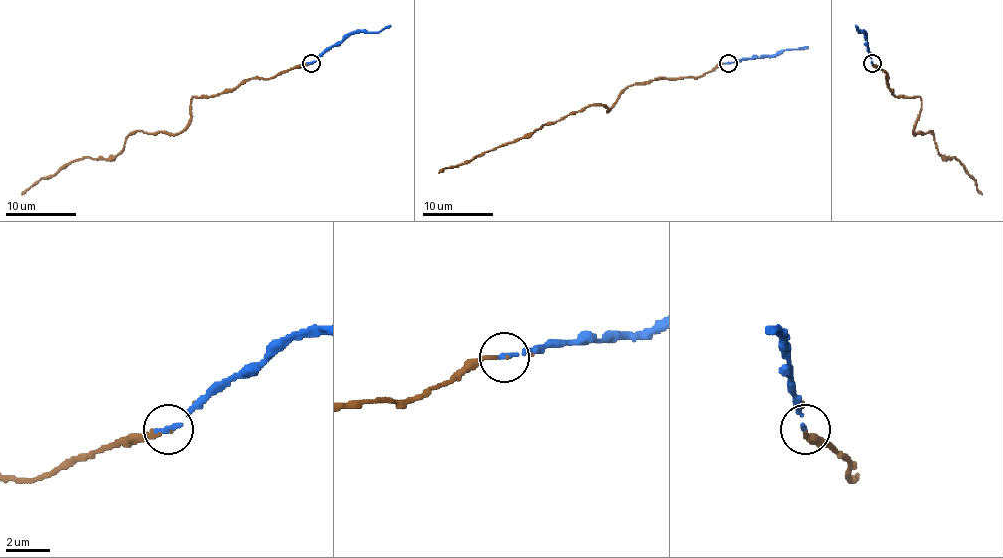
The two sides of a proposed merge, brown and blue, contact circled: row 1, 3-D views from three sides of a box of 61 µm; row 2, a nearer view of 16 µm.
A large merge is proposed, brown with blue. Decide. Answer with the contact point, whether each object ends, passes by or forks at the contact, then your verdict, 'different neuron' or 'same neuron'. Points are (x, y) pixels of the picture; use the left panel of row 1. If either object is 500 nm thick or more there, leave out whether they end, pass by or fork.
place (311, 63); brown passes by; blue ends; same neuron

